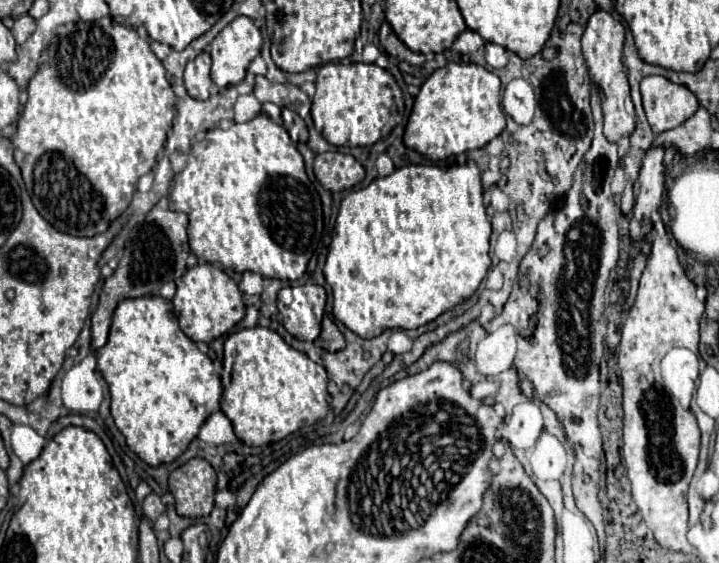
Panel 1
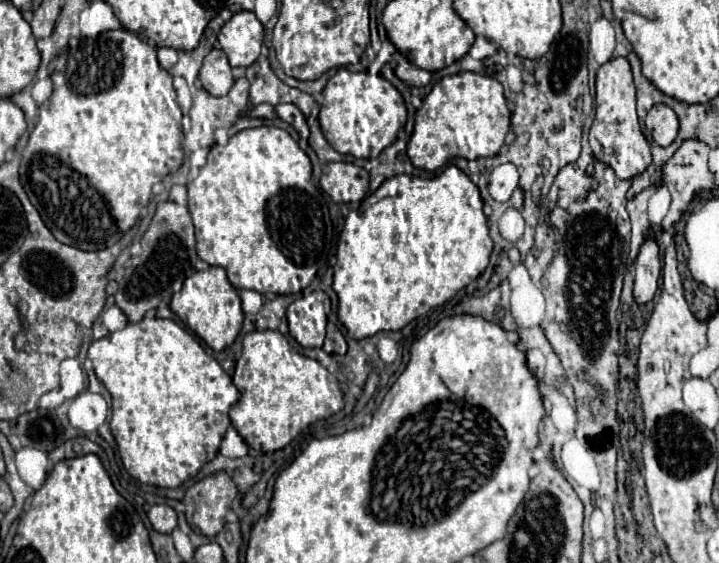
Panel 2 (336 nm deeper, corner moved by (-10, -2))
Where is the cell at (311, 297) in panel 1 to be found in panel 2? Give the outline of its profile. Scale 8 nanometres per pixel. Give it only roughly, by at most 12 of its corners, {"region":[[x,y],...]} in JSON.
{"region":[[304,293],[286,311],[302,347],[322,347],[331,301]]}

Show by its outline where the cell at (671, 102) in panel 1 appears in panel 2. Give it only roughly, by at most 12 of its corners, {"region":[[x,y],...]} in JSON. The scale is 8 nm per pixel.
{"region":[[658,103],[646,115],[652,141],[668,147],[678,133],[676,113]]}

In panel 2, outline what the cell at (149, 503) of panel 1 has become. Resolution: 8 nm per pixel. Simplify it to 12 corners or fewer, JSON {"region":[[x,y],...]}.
{"region":[[154,505],[148,511],[152,527],[170,533],[178,521],[168,505]]}

